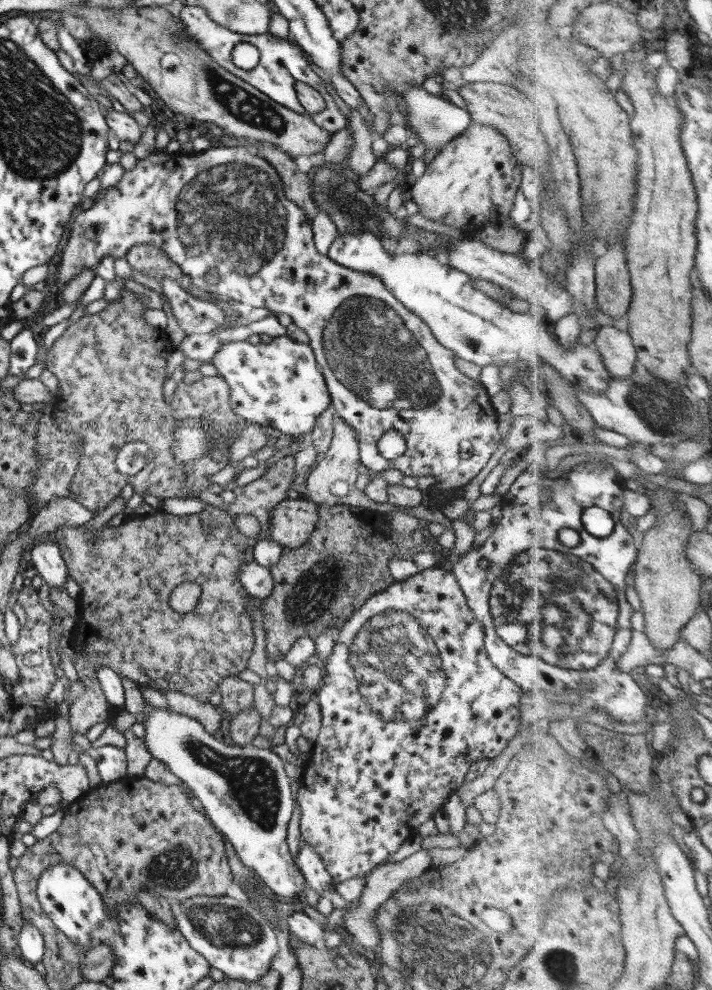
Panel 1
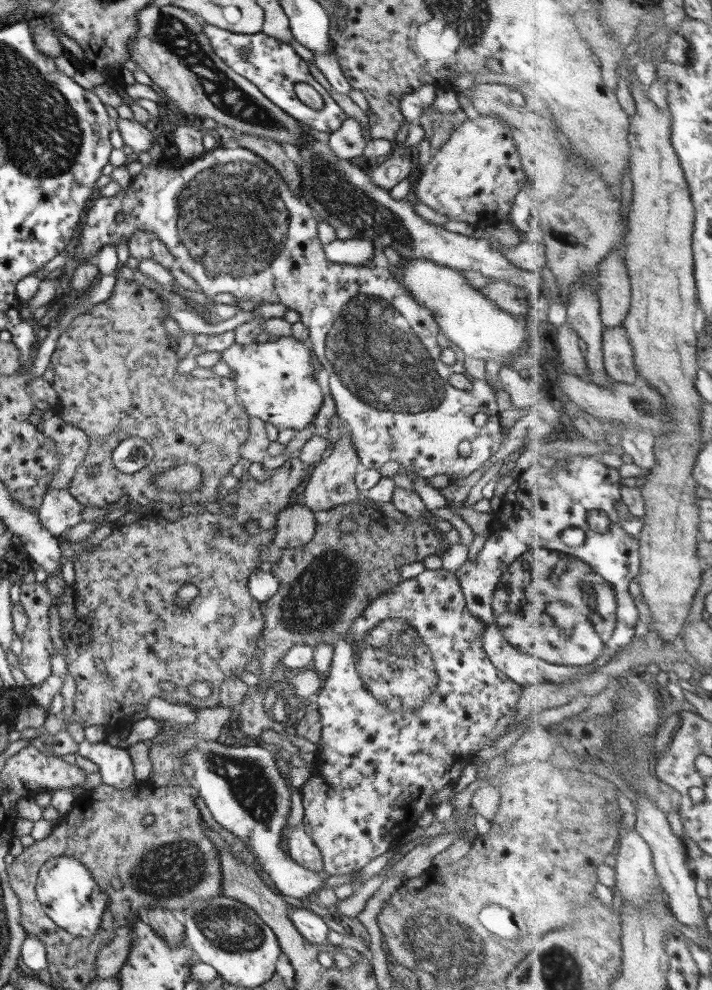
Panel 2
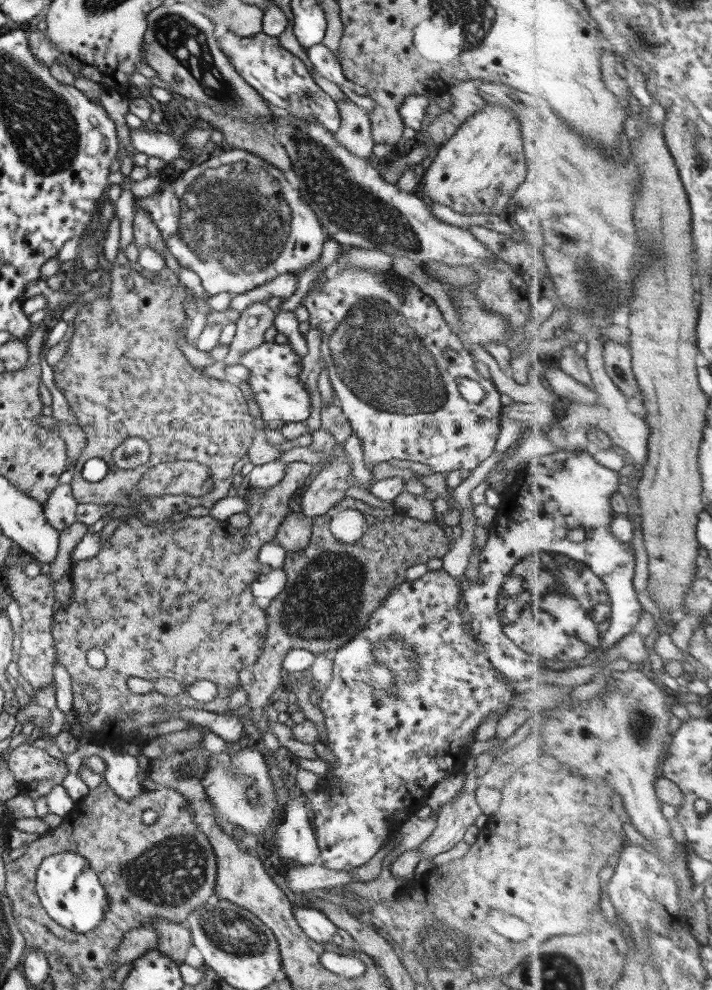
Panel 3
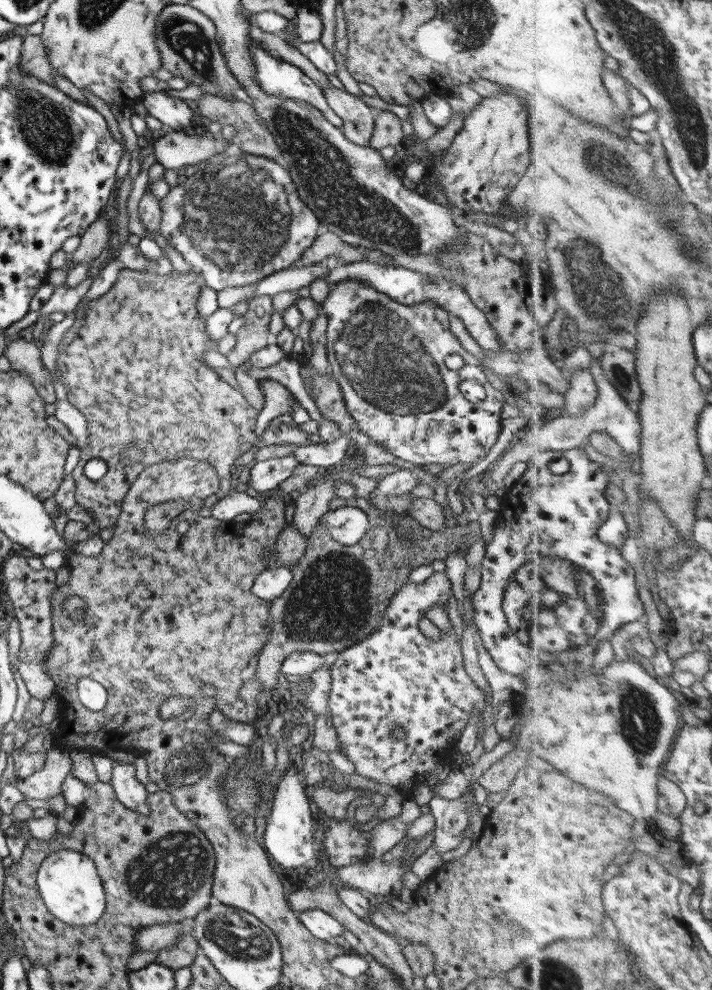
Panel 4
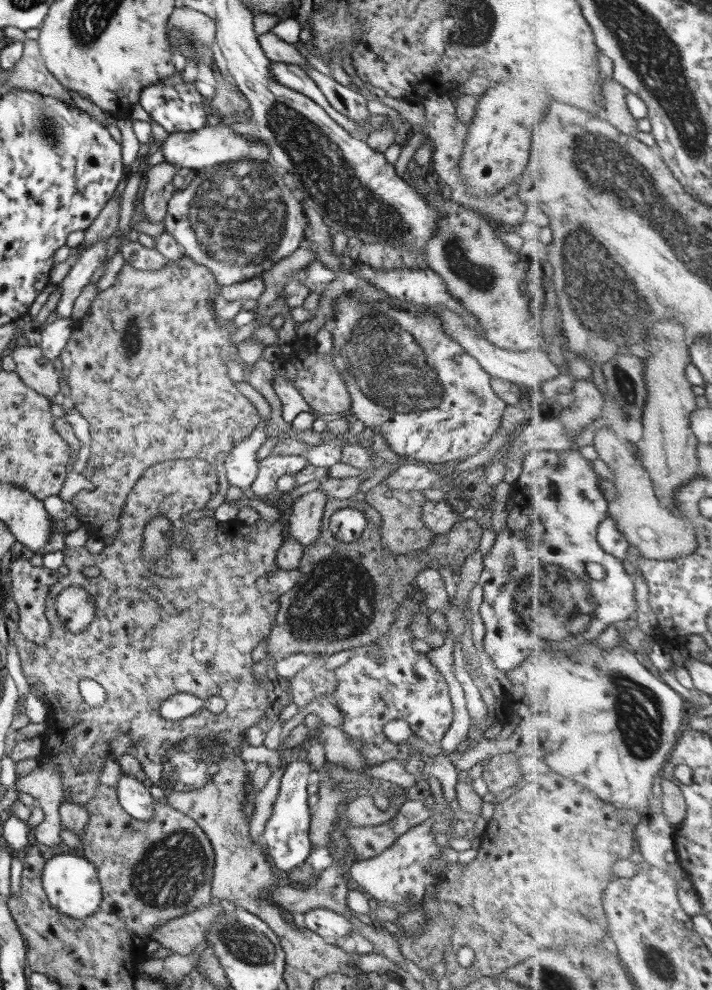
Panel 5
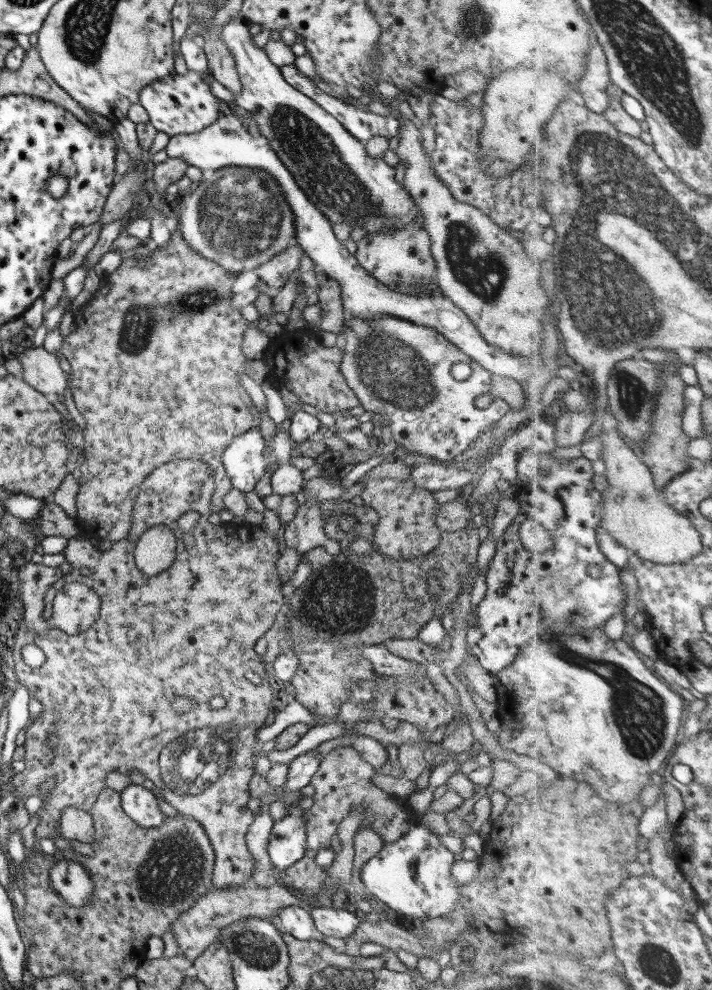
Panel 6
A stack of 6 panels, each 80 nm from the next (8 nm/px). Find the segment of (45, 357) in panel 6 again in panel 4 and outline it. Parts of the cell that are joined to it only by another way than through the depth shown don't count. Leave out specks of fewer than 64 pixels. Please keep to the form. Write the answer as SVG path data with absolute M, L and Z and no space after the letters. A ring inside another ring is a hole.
M19 338L10 341L5 346L2 356L7 358L12 370L19 371L30 378L31 384L44 403L54 402L56 398L53 393L51 377L41 362L39 348L29 341Z

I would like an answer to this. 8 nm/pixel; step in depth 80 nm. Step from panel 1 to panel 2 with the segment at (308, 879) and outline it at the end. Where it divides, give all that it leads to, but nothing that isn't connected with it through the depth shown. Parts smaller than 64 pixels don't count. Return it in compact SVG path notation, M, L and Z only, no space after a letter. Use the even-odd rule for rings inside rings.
M303 822L297 824L287 834L287 853L299 866L314 872L322 872L322 858L319 850L313 845L311 837L303 831Z

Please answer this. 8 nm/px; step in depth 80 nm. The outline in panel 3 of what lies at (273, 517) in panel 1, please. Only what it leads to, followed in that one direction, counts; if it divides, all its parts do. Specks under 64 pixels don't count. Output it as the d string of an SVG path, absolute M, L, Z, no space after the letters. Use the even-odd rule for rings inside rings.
M288 512L278 526L276 542L290 553L299 552L307 546L312 531L311 518L304 517L300 512Z

